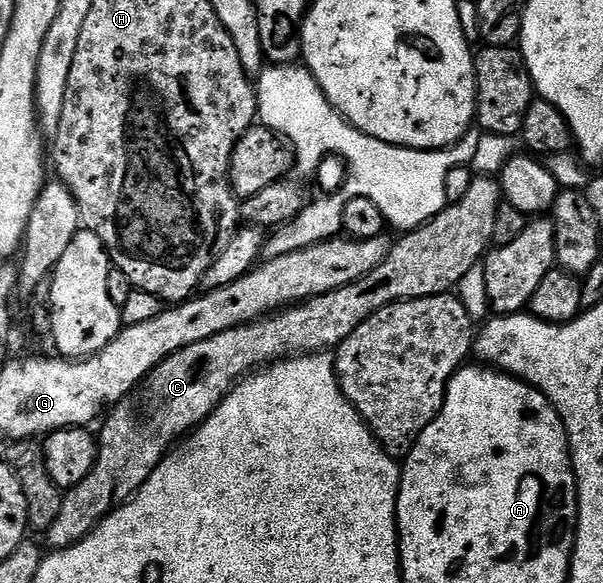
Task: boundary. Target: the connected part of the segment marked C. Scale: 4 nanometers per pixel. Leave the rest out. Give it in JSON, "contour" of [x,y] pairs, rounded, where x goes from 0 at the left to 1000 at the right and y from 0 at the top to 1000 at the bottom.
{"contour":[[[813,300],[788,302],[783,321],[776,321],[776,334],[769,334],[763,348],[741,350],[733,365],[716,374],[711,384],[662,405],[667,408],[648,419],[647,436],[590,485],[564,492],[554,503],[539,503],[534,509],[517,509],[512,516],[489,521],[459,540],[416,551],[413,557],[365,568],[365,575],[352,575],[352,581],[332,581],[332,588],[318,588],[279,609],[279,616],[272,616],[249,638],[249,696],[244,698],[242,710],[229,708],[227,698],[216,695],[217,691],[204,691],[181,703],[179,714],[167,724],[169,738],[161,738],[159,743],[159,794],[153,808],[146,808],[146,822],[139,822],[139,828],[104,844],[100,885],[95,887],[93,897],[86,897],[86,904],[76,909],[75,933],[83,933],[81,940],[90,945],[119,938],[129,928],[139,926],[177,883],[217,859],[232,842],[232,835],[245,828],[252,808],[259,808],[269,786],[284,775],[282,762],[294,750],[307,751],[328,731],[337,729],[348,717],[348,707],[388,669],[403,647],[436,630],[446,630],[458,619],[552,600],[566,592],[570,581],[577,581],[577,575],[584,575],[584,568],[590,568],[590,561],[597,561],[597,554],[604,554],[619,537],[655,523],[660,516],[745,504],[751,497],[746,494],[763,487],[784,465],[786,453],[793,446],[794,453],[808,439],[814,425],[813,412],[826,393],[826,357],[834,357],[834,352],[831,316]]]}

